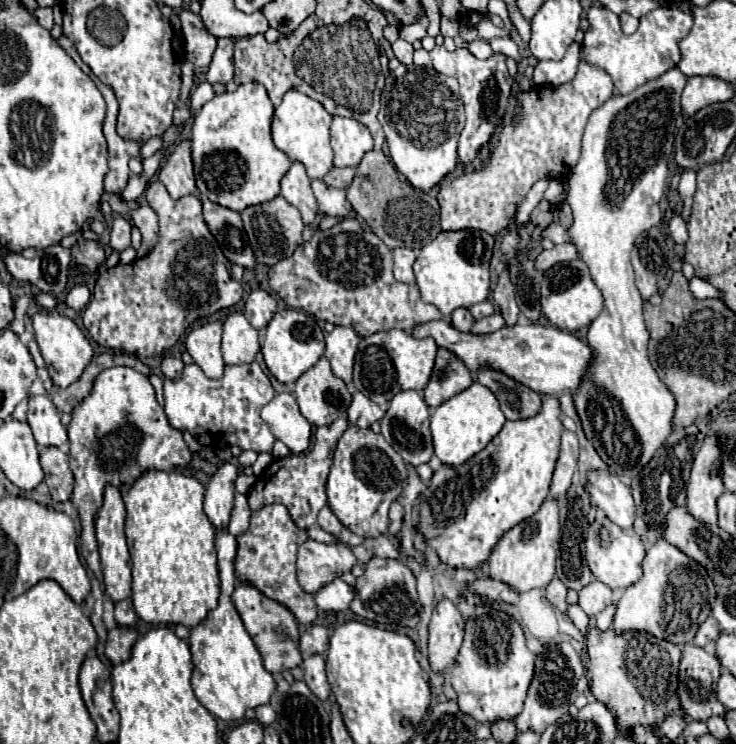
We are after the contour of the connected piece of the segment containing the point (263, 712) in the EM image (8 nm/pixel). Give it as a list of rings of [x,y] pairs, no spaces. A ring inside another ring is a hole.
[[[262,705],[255,709],[256,719],[260,724],[269,726],[276,721],[277,714],[270,705]]]

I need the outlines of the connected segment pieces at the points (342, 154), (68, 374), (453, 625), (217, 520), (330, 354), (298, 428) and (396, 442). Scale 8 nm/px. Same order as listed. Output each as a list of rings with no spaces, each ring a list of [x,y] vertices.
[[[334,116],[330,126],[334,166],[358,166],[362,156],[372,150],[372,136],[364,124],[354,118]]]
[[[38,312],[32,316],[34,322],[34,334],[36,334],[36,342],[38,348],[42,352],[42,358],[46,362],[46,368],[50,372],[50,378],[54,384],[58,384],[58,388],[68,388],[74,380],[78,380],[78,376],[84,372],[84,368],[90,364],[94,350],[88,342],[88,338],[82,334],[82,330],[66,316],[54,316],[54,314],[44,314]]]
[[[450,600],[438,602],[430,620],[428,660],[434,672],[454,666],[464,636],[464,618]]]
[[[226,462],[214,472],[214,476],[210,478],[210,484],[206,486],[204,512],[216,528],[228,524],[232,500],[234,500],[236,476],[238,476],[238,468]]]
[[[336,326],[330,334],[326,334],[326,360],[332,366],[334,376],[352,386],[352,364],[358,350],[360,336],[346,326]]]
[[[288,392],[276,394],[262,408],[262,420],[268,424],[274,438],[284,442],[290,448],[290,452],[302,454],[308,450],[312,426],[300,414],[298,402],[292,394],[288,394]]]
[[[414,390],[398,392],[390,400],[390,408],[386,410],[380,424],[382,424],[382,436],[402,456],[406,464],[418,466],[418,464],[430,462],[430,458],[434,456],[434,444],[432,444],[432,434],[430,434],[430,410],[418,392]]]

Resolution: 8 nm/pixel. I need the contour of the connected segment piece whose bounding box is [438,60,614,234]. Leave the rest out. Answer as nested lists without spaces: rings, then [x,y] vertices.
[[[584,60],[572,82],[554,88],[535,87],[528,94],[518,94],[518,102],[524,108],[522,120],[502,128],[500,142],[488,160],[488,166],[484,170],[468,170],[450,184],[440,186],[438,202],[442,230],[458,232],[474,228],[500,234],[506,228],[508,218],[514,214],[516,204],[528,194],[538,178],[544,174],[564,176],[578,162],[586,120],[590,112],[600,108],[610,96],[614,96],[610,76]]]

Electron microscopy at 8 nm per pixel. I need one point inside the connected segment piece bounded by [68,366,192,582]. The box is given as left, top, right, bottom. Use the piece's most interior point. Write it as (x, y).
(119, 431)

